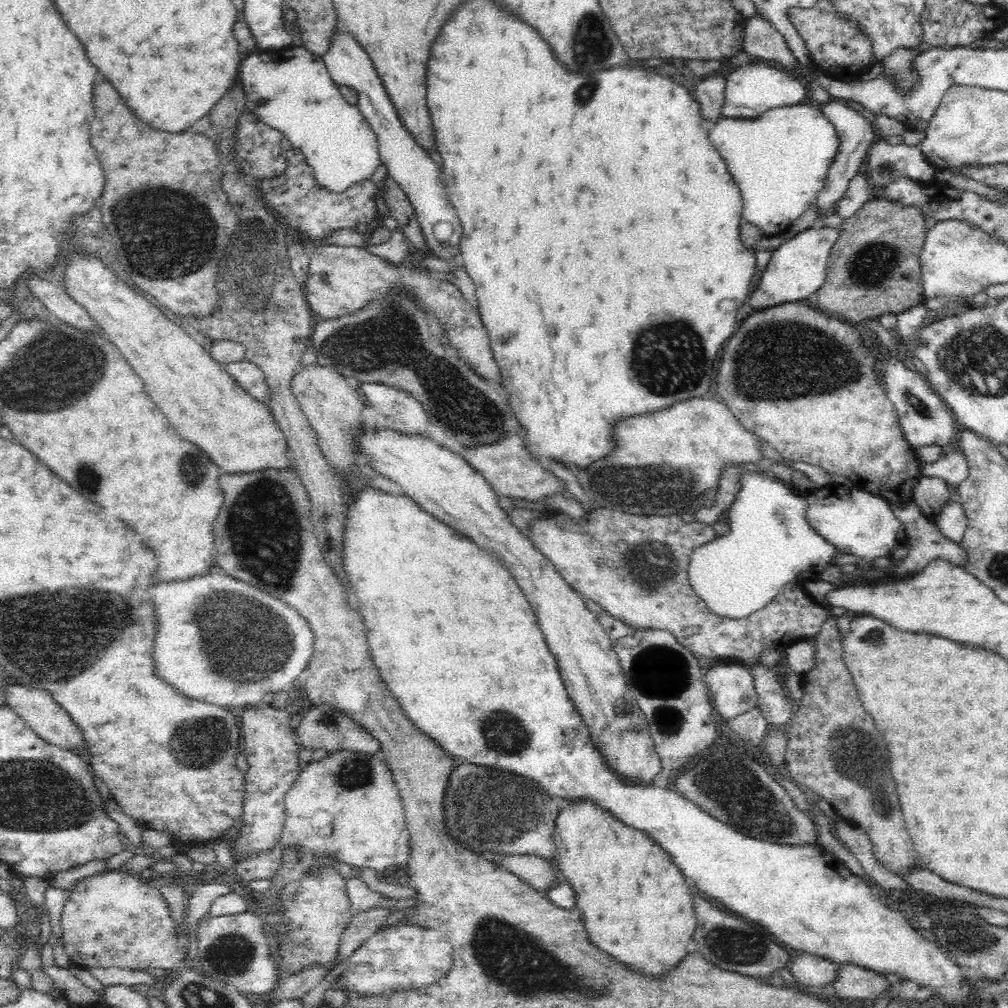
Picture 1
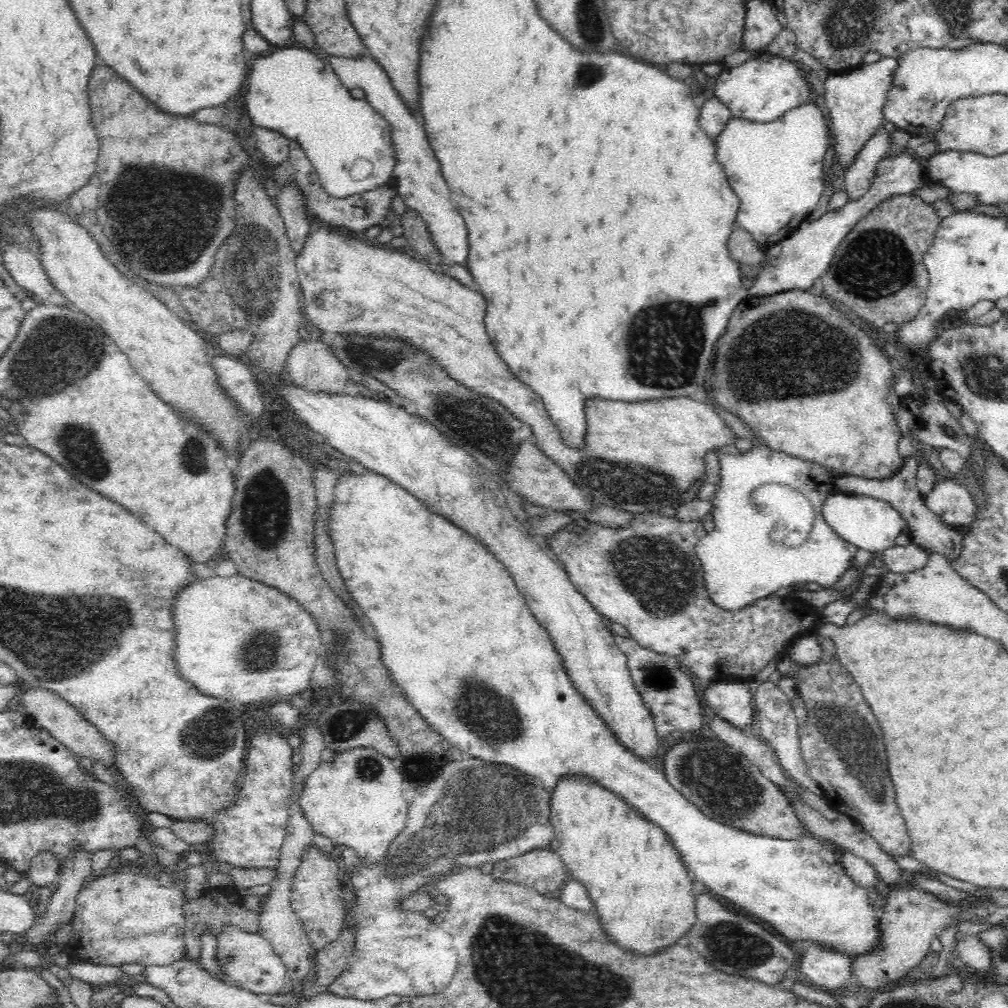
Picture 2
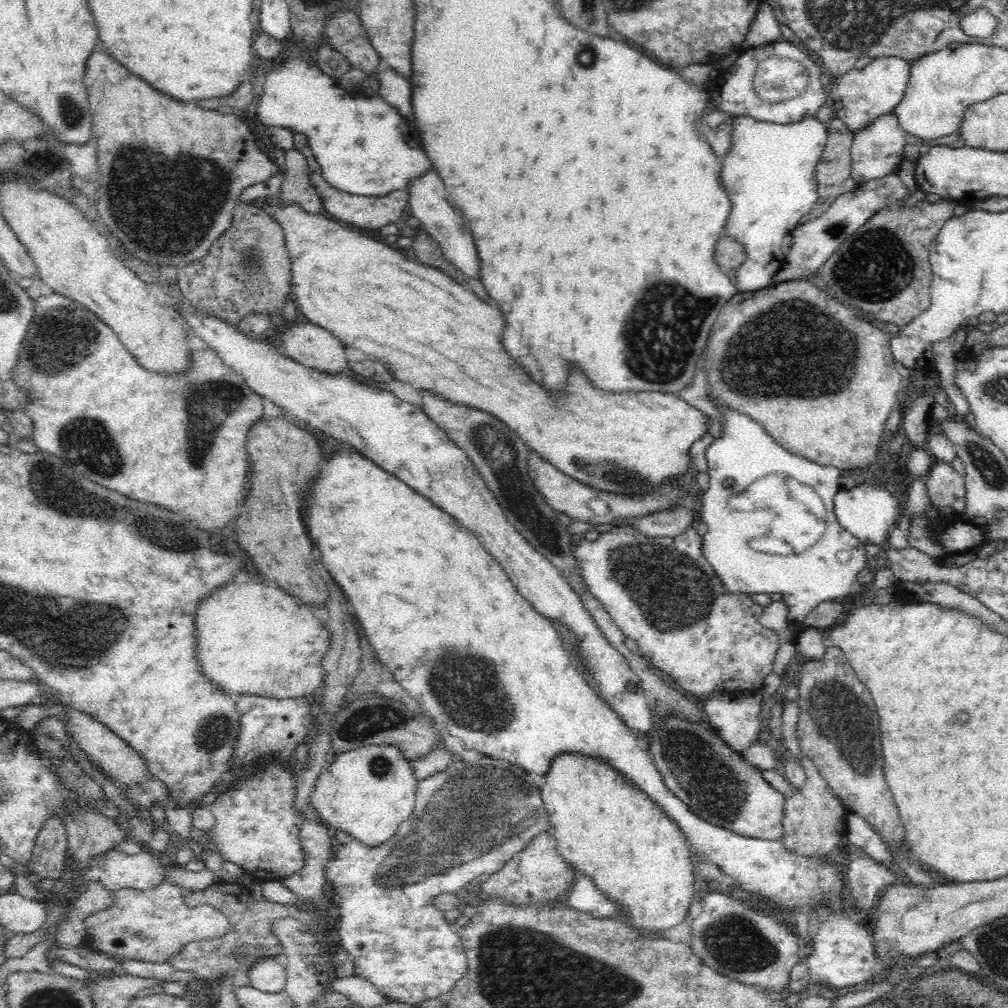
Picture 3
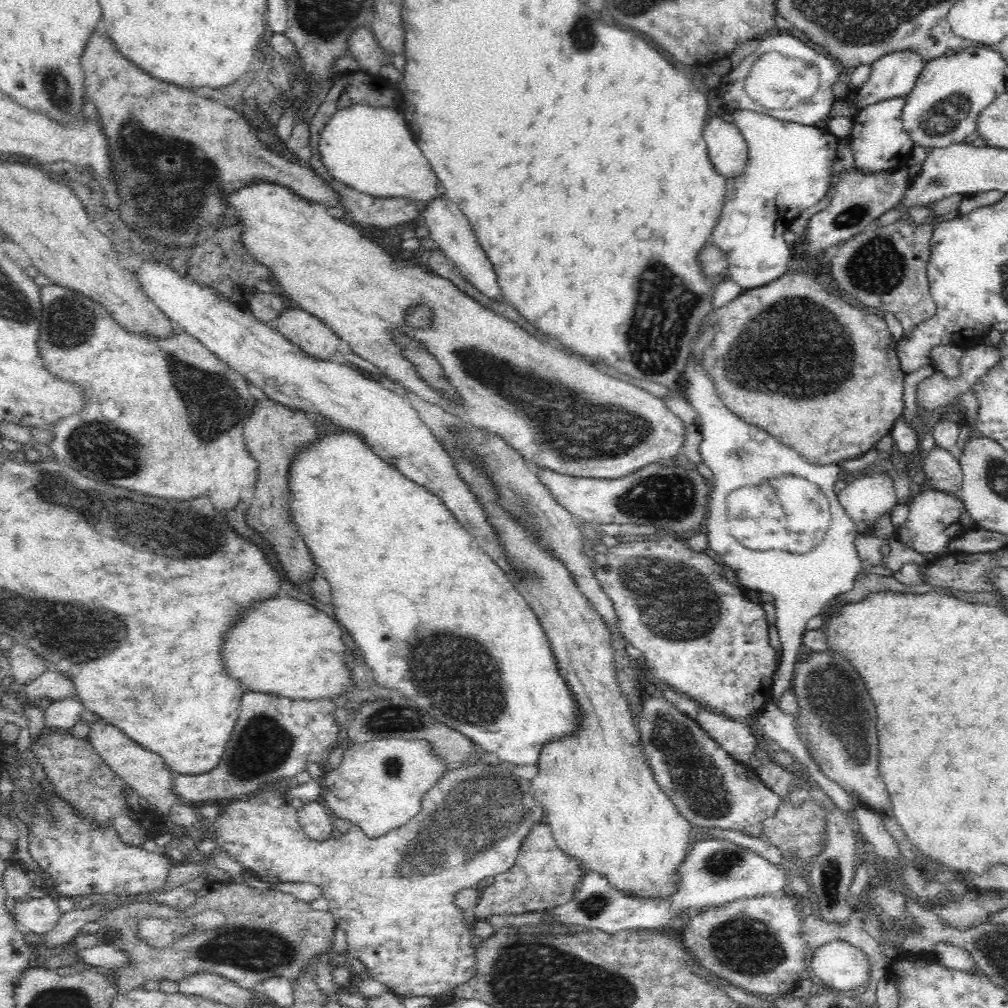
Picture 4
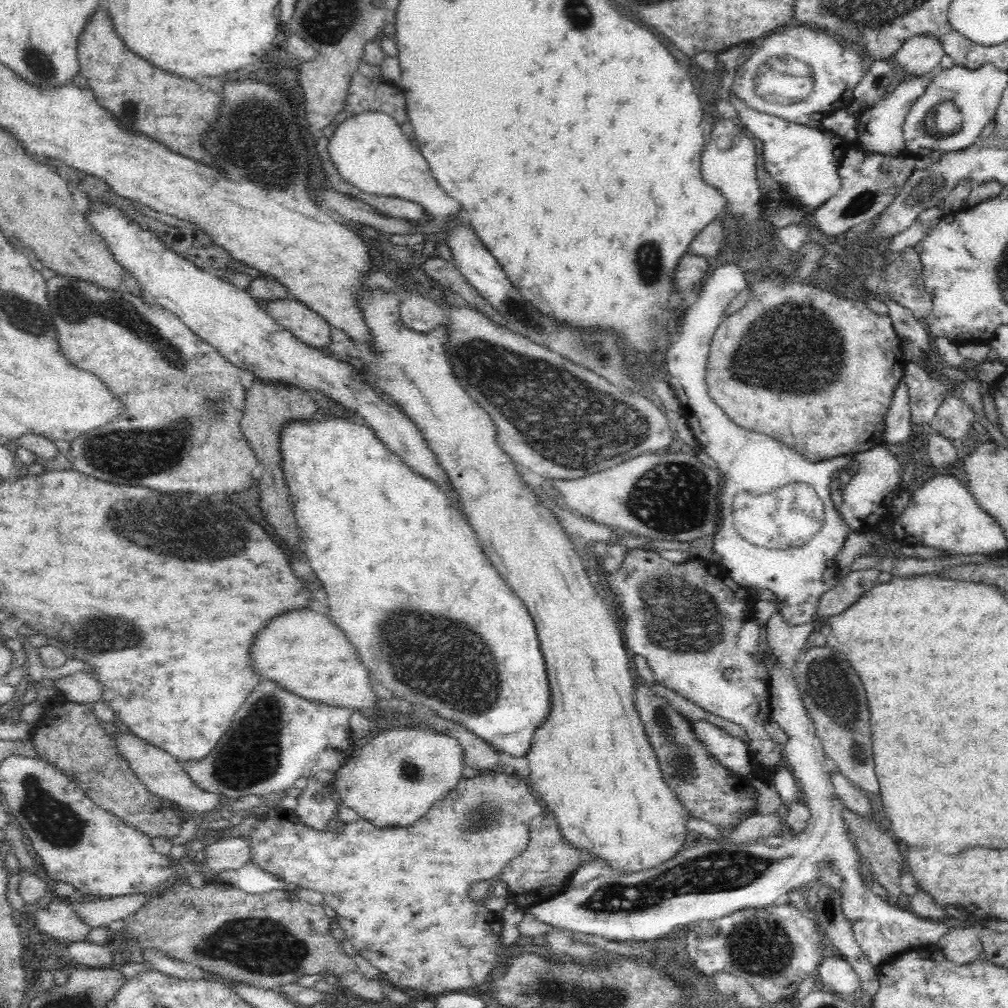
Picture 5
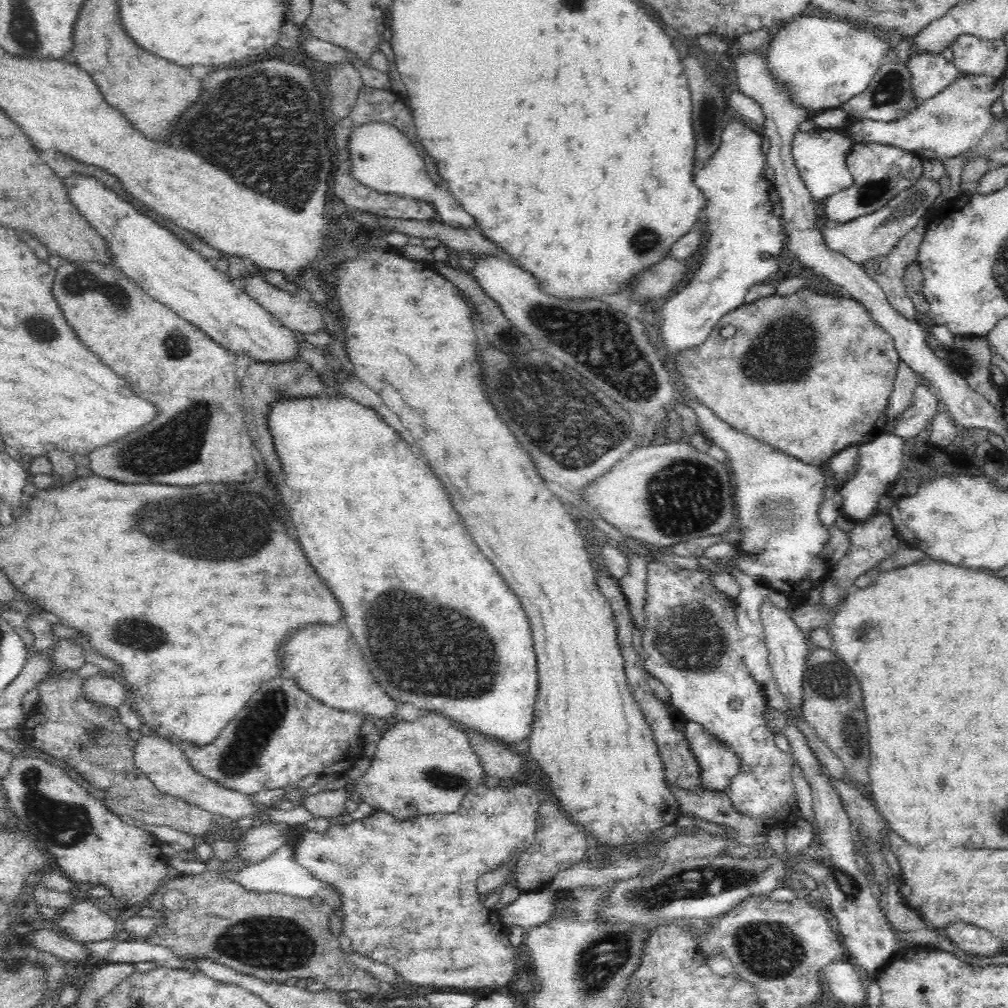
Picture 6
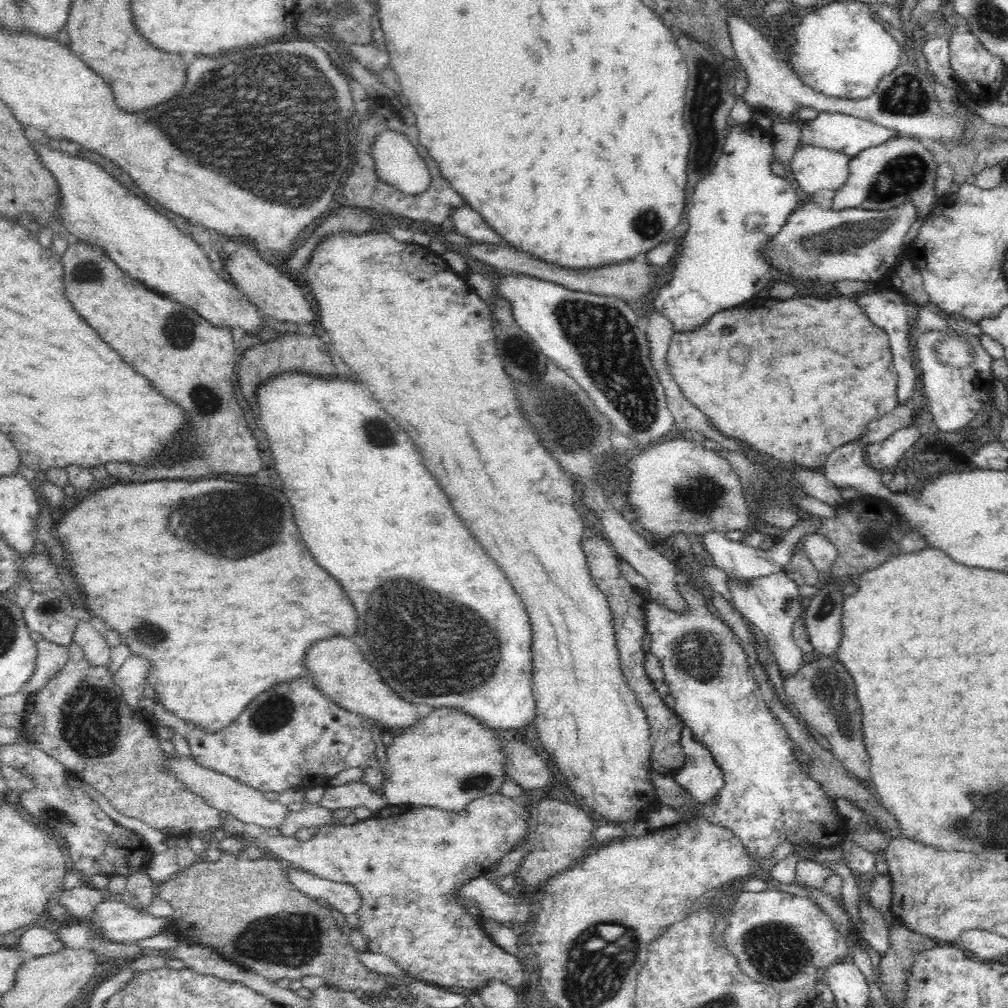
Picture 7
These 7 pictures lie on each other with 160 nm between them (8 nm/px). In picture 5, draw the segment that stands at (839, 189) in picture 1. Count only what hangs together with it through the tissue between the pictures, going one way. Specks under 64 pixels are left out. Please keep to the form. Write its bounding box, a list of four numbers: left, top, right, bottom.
[890,34,945,79]

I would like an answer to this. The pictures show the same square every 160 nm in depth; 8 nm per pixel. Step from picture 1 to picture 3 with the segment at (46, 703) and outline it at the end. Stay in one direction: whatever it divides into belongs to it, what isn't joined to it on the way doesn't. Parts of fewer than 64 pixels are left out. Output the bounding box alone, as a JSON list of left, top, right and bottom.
[64,705,149,786]

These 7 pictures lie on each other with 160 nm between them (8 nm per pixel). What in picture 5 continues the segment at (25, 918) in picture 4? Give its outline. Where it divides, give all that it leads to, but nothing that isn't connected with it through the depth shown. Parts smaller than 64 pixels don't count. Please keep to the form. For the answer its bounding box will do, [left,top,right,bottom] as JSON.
[33,902,91,943]

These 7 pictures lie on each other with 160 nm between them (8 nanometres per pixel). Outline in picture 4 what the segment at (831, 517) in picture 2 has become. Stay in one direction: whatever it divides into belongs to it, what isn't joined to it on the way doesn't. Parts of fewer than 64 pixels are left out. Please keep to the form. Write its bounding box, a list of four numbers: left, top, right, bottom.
[837,474,898,535]

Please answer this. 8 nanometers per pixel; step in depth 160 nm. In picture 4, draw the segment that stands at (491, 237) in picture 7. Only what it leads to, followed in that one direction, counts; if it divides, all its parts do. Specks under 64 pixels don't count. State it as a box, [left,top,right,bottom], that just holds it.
[319,104,444,204]

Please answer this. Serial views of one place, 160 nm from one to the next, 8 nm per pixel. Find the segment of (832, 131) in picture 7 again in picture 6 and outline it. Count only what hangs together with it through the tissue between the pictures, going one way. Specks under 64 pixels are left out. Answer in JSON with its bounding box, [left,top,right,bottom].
[835,73,1004,159]

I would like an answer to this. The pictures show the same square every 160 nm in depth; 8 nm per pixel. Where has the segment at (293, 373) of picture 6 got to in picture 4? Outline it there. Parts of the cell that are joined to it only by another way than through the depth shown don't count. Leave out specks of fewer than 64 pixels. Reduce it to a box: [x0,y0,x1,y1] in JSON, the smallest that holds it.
[243,400,320,590]

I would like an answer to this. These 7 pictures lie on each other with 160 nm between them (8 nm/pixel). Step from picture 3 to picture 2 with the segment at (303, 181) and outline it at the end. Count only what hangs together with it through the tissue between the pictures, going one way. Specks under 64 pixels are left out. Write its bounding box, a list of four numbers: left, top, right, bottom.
[274,183,313,256]

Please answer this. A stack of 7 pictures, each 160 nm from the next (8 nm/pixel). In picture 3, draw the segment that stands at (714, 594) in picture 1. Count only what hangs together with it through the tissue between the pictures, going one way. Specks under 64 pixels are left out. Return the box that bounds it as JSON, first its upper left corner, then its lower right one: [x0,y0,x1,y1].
[701,397,869,634]

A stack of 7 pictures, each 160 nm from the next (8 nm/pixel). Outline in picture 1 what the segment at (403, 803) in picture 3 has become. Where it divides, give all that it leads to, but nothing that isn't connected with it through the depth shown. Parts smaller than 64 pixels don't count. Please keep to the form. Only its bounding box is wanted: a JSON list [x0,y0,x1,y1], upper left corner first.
[232,750,406,886]

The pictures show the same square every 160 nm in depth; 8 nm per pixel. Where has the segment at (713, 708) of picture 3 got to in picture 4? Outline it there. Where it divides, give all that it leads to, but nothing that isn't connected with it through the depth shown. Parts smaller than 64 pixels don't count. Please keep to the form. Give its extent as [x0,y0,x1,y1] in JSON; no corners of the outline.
[696,707,758,765]

